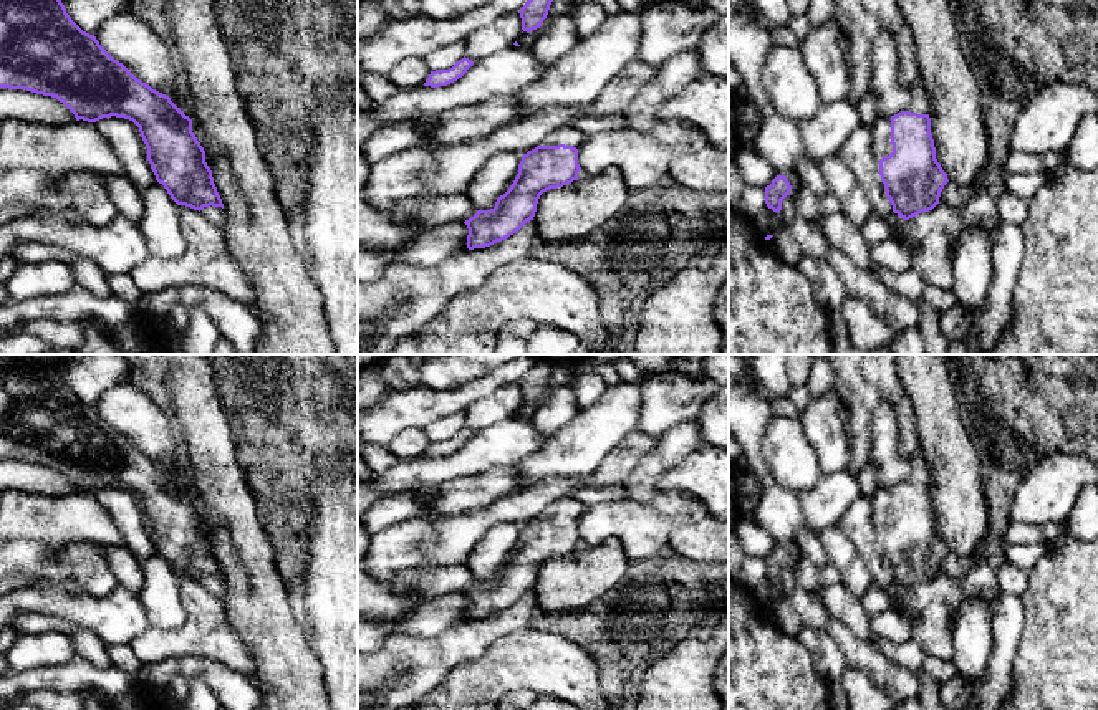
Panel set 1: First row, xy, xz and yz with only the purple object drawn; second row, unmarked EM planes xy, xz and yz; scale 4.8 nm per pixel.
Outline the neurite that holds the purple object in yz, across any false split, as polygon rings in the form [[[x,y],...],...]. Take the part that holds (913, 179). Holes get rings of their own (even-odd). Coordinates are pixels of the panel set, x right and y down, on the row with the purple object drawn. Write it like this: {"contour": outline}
{"contour": [[[901,111],[891,118],[878,116],[871,132],[893,212],[909,220],[932,210],[949,180],[936,159],[929,114]]]}

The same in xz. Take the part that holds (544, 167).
{"contour": [[[563,126],[545,136],[540,146],[522,156],[510,189],[490,210],[477,210],[464,223],[469,228],[467,248],[485,248],[507,240],[533,220],[538,199],[550,189],[578,180],[578,147],[588,139],[576,127]]]}

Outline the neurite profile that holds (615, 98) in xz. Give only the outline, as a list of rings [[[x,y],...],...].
[[[639,60],[626,63],[613,81],[591,104],[593,116],[613,116],[623,113],[644,84],[657,74],[657,68]]]

